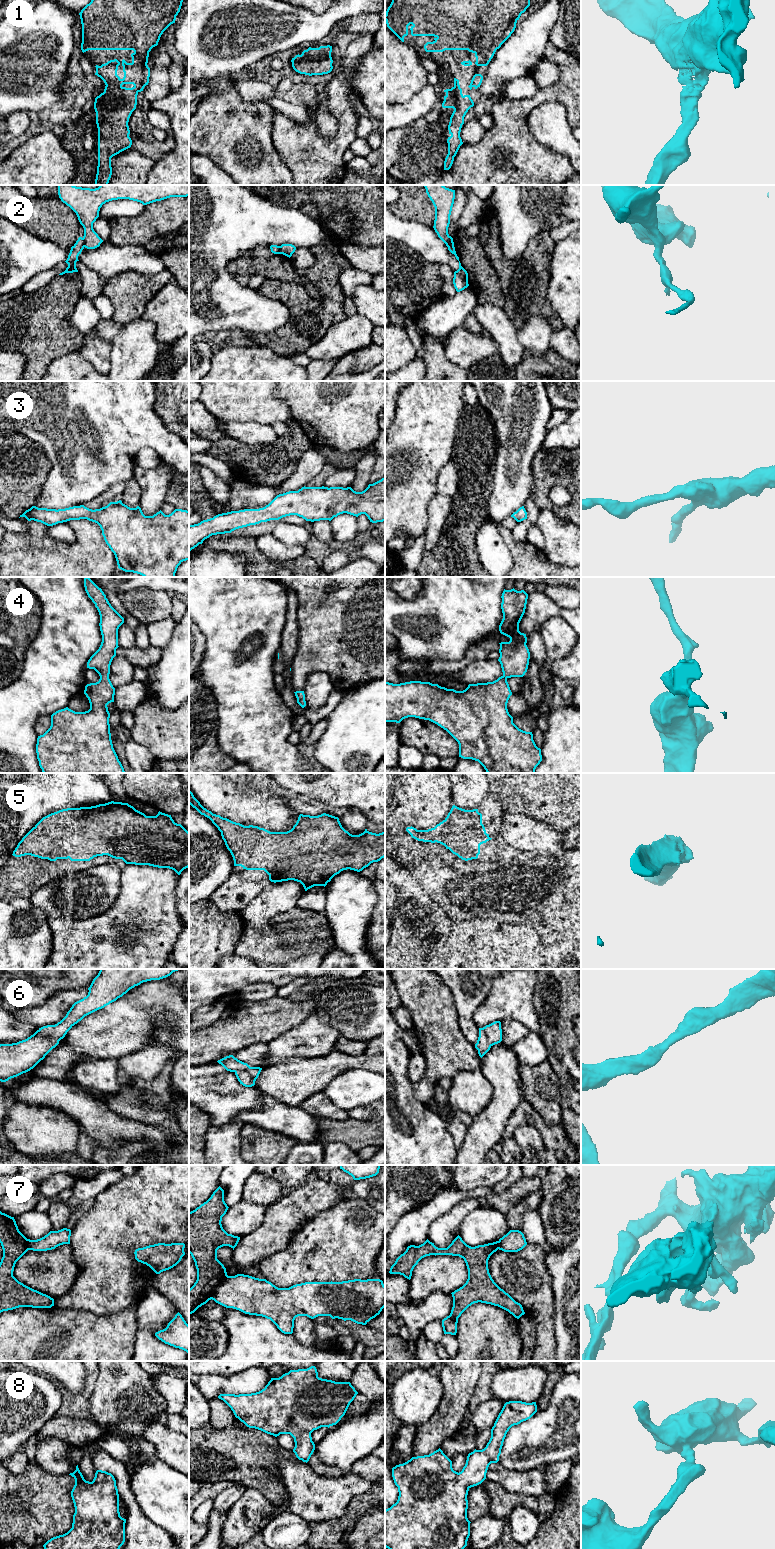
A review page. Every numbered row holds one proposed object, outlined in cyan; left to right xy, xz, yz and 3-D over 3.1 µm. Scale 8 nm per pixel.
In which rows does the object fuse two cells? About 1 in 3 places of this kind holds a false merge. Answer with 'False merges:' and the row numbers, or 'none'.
False merges: 2, 7

